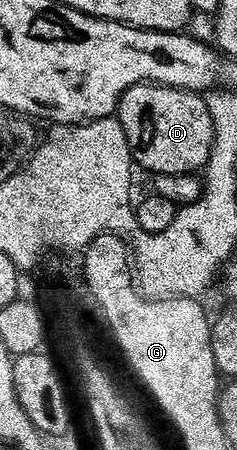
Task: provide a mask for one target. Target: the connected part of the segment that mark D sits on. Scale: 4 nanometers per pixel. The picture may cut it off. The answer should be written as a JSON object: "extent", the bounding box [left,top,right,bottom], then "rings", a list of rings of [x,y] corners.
{"extent":[117,85,215,175],"rings":[[[135,85],[121,99],[117,110],[117,119],[125,127],[129,139],[131,160],[136,166],[148,169],[151,175],[168,173],[169,175],[198,174],[206,170],[209,155],[213,151],[215,128],[213,115],[209,115],[206,100],[200,94],[191,93],[188,89],[169,89],[166,85]]]}

